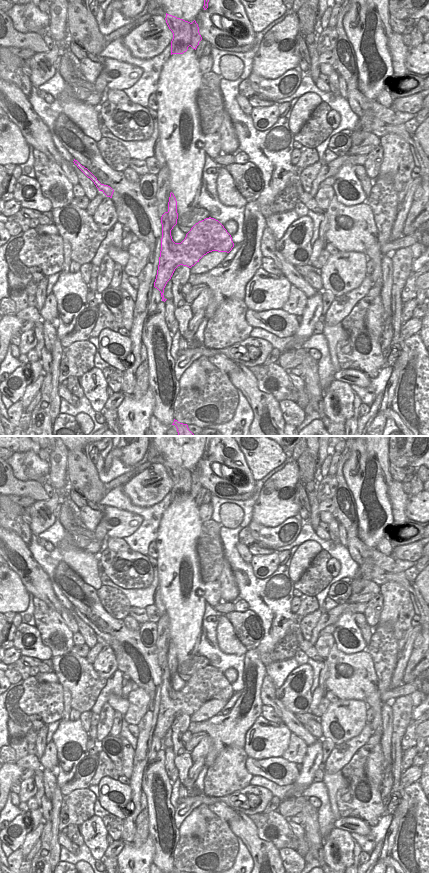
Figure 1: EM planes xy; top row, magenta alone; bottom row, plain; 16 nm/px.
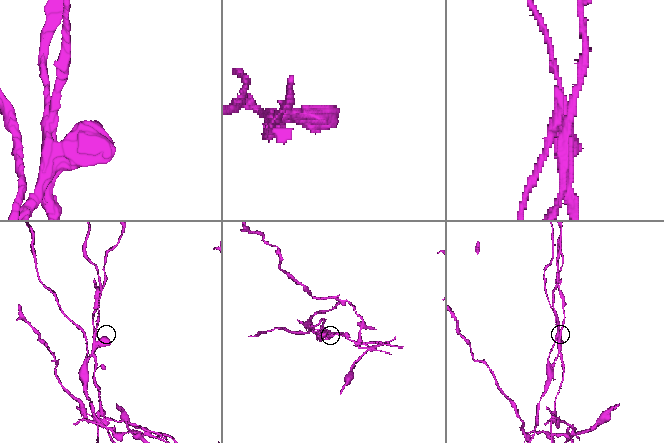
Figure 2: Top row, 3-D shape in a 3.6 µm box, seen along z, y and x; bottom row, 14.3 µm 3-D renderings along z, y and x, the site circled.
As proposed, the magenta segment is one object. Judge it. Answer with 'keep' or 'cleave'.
cleave

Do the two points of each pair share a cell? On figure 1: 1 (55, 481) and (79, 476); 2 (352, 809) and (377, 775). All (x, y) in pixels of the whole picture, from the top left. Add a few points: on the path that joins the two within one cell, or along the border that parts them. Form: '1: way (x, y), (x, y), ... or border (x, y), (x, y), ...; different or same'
1: border (67, 454), (66, 481); different
2: border (367, 757), (366, 773), (380, 786); different

